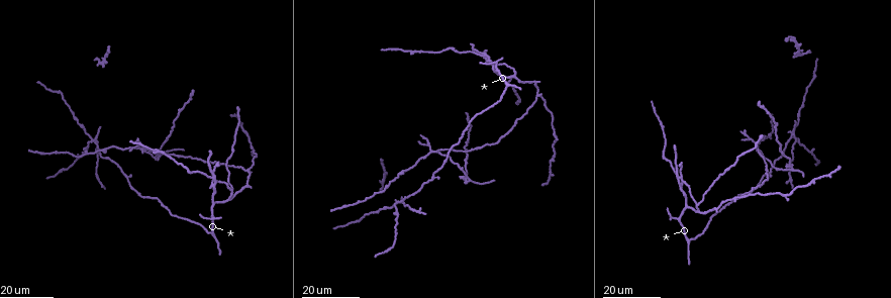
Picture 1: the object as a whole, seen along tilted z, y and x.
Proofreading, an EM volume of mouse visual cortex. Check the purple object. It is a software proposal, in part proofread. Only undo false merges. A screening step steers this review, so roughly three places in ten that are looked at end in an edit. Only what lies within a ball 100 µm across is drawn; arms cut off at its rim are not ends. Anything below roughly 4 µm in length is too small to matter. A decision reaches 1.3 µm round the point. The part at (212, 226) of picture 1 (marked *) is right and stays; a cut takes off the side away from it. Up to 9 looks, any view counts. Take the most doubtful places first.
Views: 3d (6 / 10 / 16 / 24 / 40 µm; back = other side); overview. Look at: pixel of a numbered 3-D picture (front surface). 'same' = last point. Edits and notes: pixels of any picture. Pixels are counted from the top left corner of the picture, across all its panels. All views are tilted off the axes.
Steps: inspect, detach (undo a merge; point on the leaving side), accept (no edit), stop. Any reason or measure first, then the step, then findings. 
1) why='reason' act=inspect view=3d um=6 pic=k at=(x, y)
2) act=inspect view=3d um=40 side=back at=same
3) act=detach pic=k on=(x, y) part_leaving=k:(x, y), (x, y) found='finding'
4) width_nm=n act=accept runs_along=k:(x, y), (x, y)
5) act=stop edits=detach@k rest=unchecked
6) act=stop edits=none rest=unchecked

why='looks like a crossing' act=inspect view=3d um=24 pic=1 at=(93, 140)

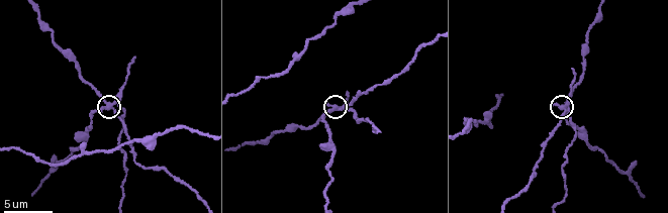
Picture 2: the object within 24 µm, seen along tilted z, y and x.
act=inspect view=3d um=10 pic=2 at=(336, 107)

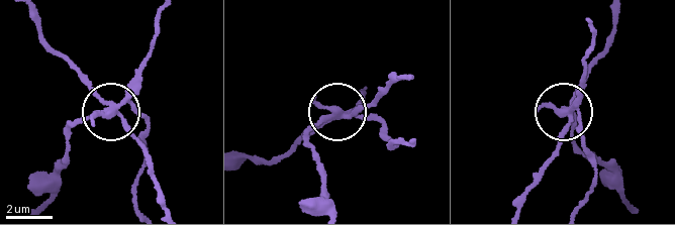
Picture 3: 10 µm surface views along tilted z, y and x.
act=detach pic=3 on=(142, 114) part_leaving=3:(110, 107), (71, 128), (54, 195), (37, 207) found='two cells meet here'

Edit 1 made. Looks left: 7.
act=inspect view=3d um=16 pic=1 at=(485, 59)

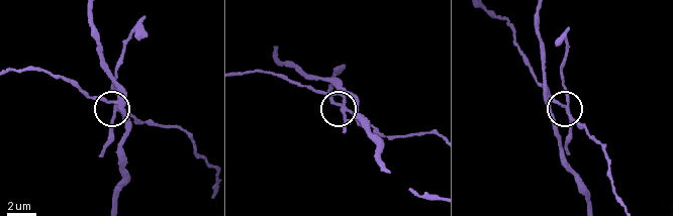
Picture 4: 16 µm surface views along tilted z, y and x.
why='zoom in' act=inspect view=3d um=6 pic=4 at=(342, 107)

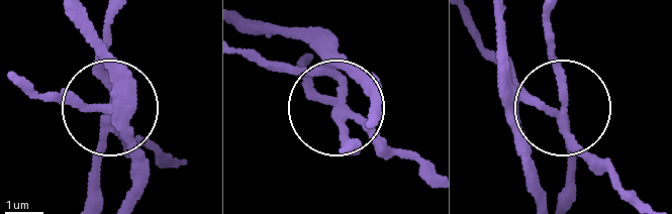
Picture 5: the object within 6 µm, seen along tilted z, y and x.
act=detach pic=5 on=(94, 175) part_leaving=5:(567, 117), (546, 18) found='a second cell is stuck on'

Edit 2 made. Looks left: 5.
act=inspect view=overview

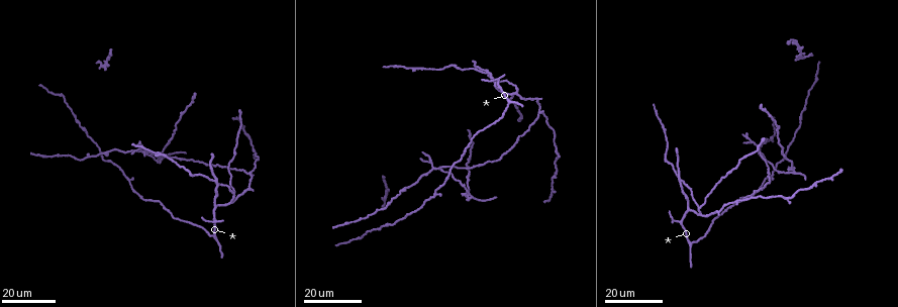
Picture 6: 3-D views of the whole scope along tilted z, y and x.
why='four or more arms meet' act=inspect view=3d um=16 pic=6 at=(436, 167)

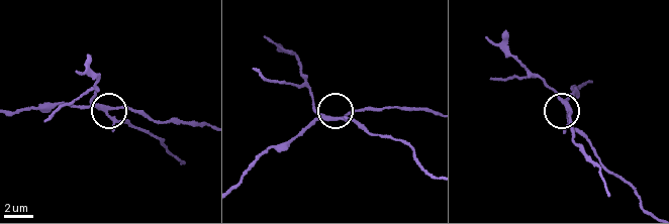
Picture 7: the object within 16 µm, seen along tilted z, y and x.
act=inspect view=3d um=6 pic=7 at=(567, 111)

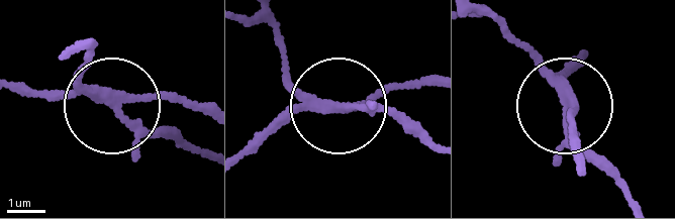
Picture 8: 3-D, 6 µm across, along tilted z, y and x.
width_nm=230 act=detach pic=8 on=(83, 65) part_leaving=8:(109, 97), (142, 126), (205, 151) found='a second cell is stuck on'

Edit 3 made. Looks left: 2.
why='a fork' act=inspect view=3d um=16 pic=6 at=(214, 237)

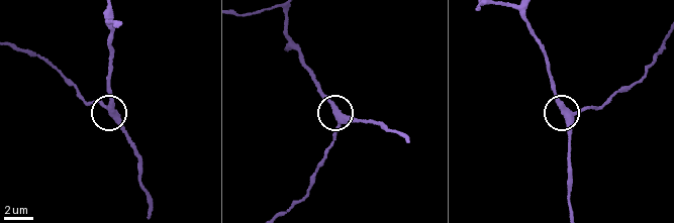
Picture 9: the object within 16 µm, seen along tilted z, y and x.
act=inspect view=3d um=10 pic=9 at=(339, 122)

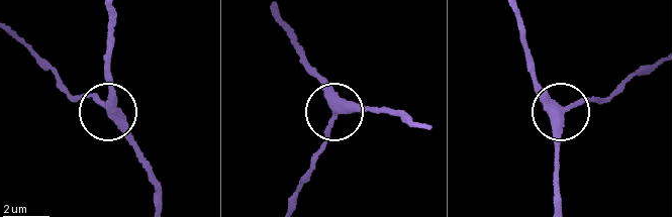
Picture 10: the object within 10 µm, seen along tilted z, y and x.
side_arm_um=9 arms=3 act=accept found='all the same cell'

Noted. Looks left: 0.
act=stop edits=detach@3,detach@5,detach@8 rest=unchecked

